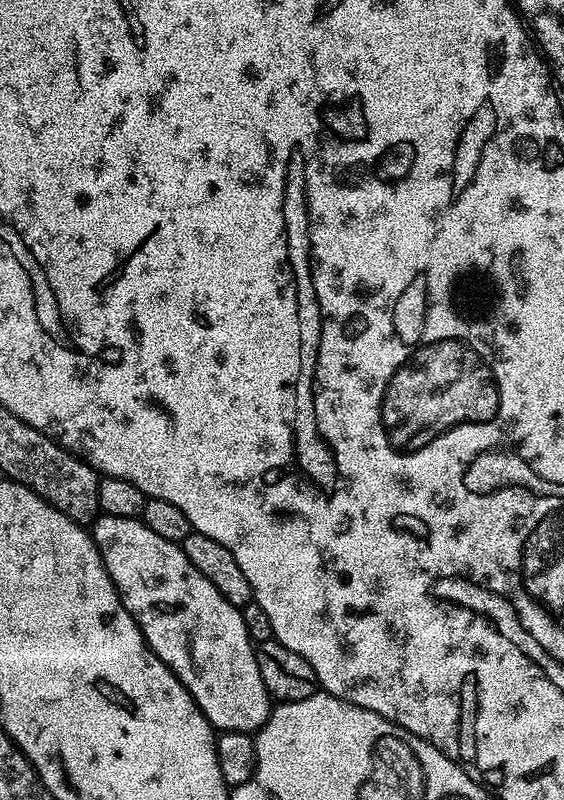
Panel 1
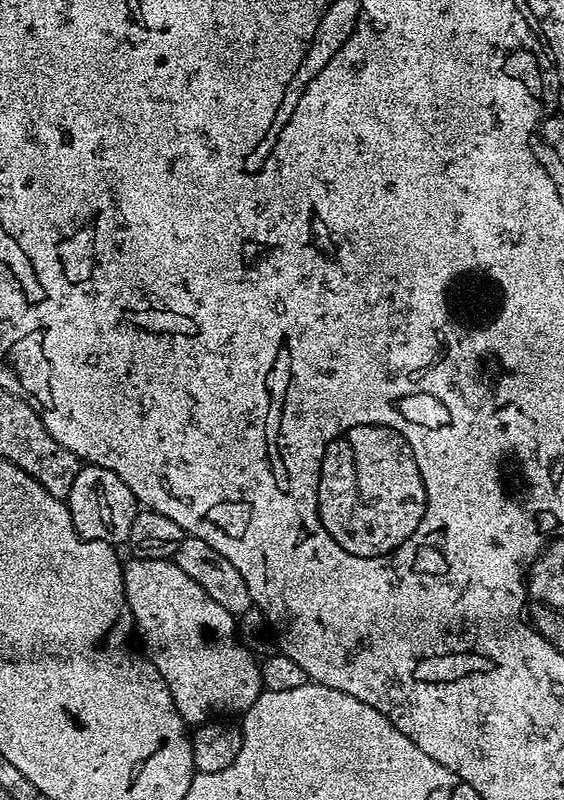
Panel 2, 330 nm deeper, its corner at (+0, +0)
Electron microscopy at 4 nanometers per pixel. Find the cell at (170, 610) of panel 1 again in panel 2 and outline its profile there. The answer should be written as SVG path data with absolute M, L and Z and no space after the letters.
M132 558L123 565L124 574L124 593L126 594L126 602L128 609L132 611L134 621L134 632L144 643L142 647L143 655L158 670L158 674L162 674L162 678L166 682L166 686L170 690L170 694L174 698L174 706L178 710L178 714L183 718L184 723L189 726L198 724L207 724L210 720L217 718L228 718L231 712L243 714L248 711L248 707L258 699L262 691L260 683L260 666L257 657L245 648L243 642L238 635L237 617L230 615L226 610L222 610L222 606L218 606L218 602L214 602L214 598L210 598L210 594L206 594L206 590L202 590L202 586L198 586L198 582L194 582L194 578L189 578L183 570L178 570L178 566L171 559L166 560L141 560Z

